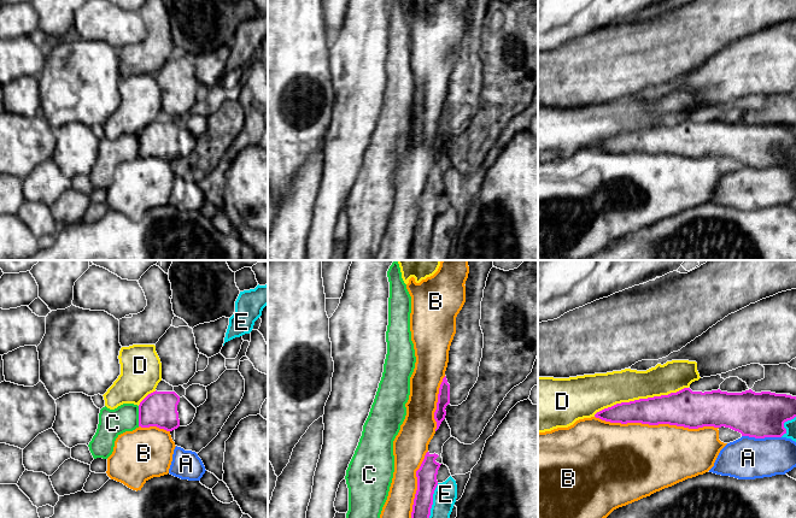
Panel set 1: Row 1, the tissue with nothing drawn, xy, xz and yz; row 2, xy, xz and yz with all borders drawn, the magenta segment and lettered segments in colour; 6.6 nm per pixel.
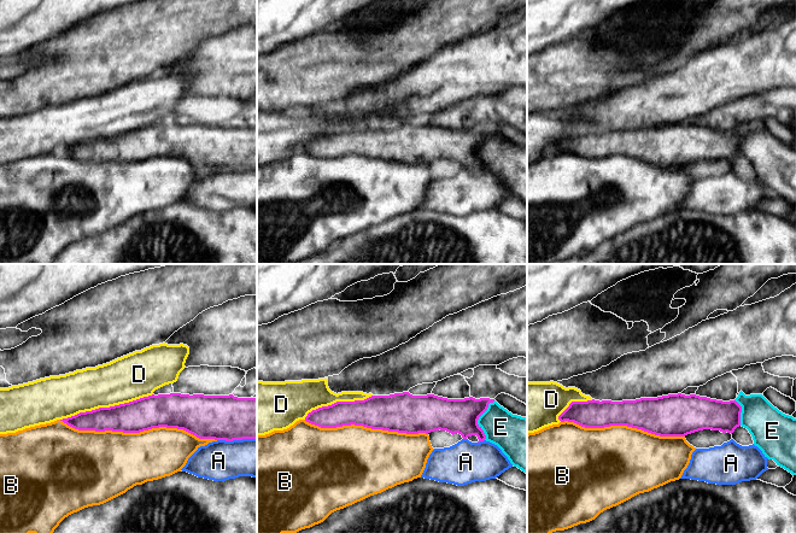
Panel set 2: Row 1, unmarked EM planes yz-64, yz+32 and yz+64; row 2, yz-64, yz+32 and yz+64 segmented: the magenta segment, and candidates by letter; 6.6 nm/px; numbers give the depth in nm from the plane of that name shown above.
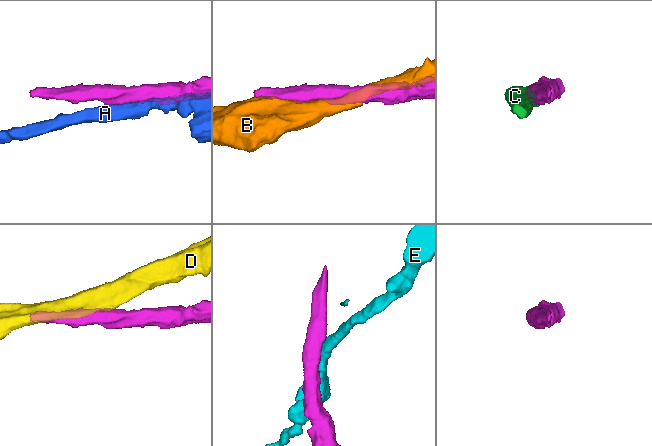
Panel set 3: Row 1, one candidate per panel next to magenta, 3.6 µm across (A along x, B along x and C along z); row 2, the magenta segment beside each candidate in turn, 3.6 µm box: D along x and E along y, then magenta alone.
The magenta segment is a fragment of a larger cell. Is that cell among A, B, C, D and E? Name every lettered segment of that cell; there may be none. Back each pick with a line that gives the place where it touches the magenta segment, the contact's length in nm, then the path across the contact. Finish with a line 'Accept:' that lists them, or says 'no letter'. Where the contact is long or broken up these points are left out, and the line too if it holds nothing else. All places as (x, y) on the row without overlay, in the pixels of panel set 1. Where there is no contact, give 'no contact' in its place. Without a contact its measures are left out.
Accept: no letter

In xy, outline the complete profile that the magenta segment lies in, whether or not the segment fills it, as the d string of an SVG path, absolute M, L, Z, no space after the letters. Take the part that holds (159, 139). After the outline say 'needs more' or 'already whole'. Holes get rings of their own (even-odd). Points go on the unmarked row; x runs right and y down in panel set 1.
M153 122L139 135L139 157L157 157L172 161L178 157L189 155L197 143L197 139L175 122Z; needs more

